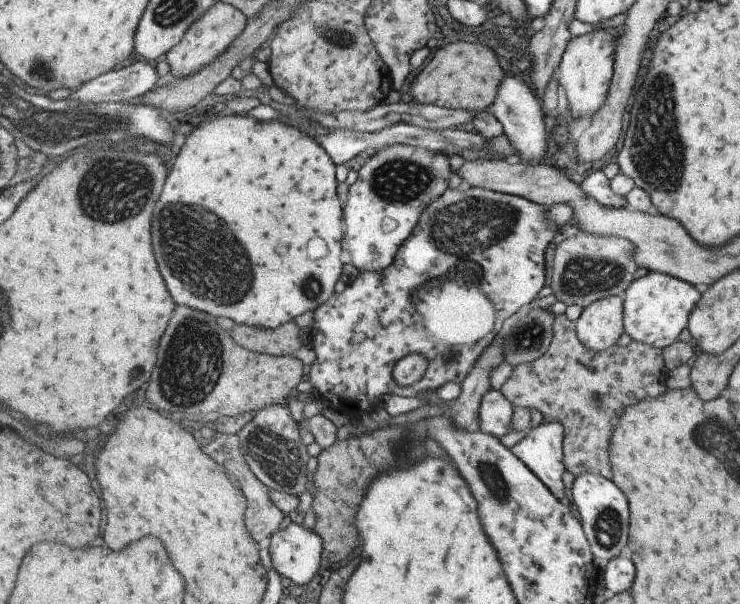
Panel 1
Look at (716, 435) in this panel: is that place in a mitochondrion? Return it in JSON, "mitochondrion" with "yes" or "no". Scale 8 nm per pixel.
{"mitochondrion":"yes"}

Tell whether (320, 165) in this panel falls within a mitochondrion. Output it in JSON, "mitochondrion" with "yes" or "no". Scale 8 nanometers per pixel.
{"mitochondrion":"no"}

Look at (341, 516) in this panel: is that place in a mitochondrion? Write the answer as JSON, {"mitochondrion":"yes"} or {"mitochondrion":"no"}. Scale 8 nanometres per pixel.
{"mitochondrion":"no"}

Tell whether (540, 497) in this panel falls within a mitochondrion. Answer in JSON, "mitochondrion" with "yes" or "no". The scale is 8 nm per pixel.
{"mitochondrion":"no"}

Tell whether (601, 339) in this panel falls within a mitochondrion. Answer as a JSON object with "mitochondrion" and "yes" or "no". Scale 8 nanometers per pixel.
{"mitochondrion":"no"}

